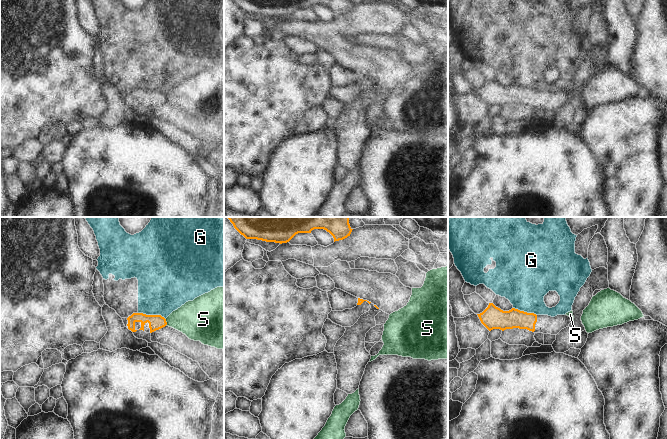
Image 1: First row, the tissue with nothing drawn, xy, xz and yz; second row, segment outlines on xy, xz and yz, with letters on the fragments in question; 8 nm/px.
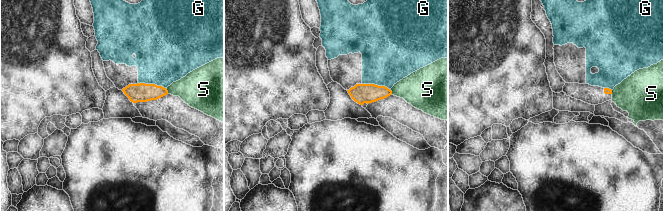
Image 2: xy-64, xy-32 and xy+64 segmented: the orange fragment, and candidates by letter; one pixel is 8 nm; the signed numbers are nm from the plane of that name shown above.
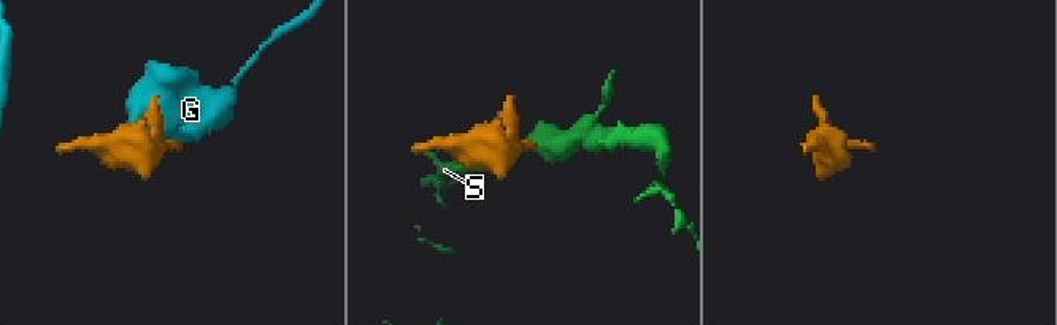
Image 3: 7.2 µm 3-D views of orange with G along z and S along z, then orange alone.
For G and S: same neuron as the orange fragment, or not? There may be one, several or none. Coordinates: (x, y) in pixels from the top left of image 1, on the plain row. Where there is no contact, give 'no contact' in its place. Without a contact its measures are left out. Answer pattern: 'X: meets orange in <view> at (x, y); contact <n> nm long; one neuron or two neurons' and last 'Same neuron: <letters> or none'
G: meets orange in xy at (152, 91); contact 240 nm long; two neurons
S: meets orange in xy at (166, 98); contact 60 nm long; two neurons
Same neuron: none

